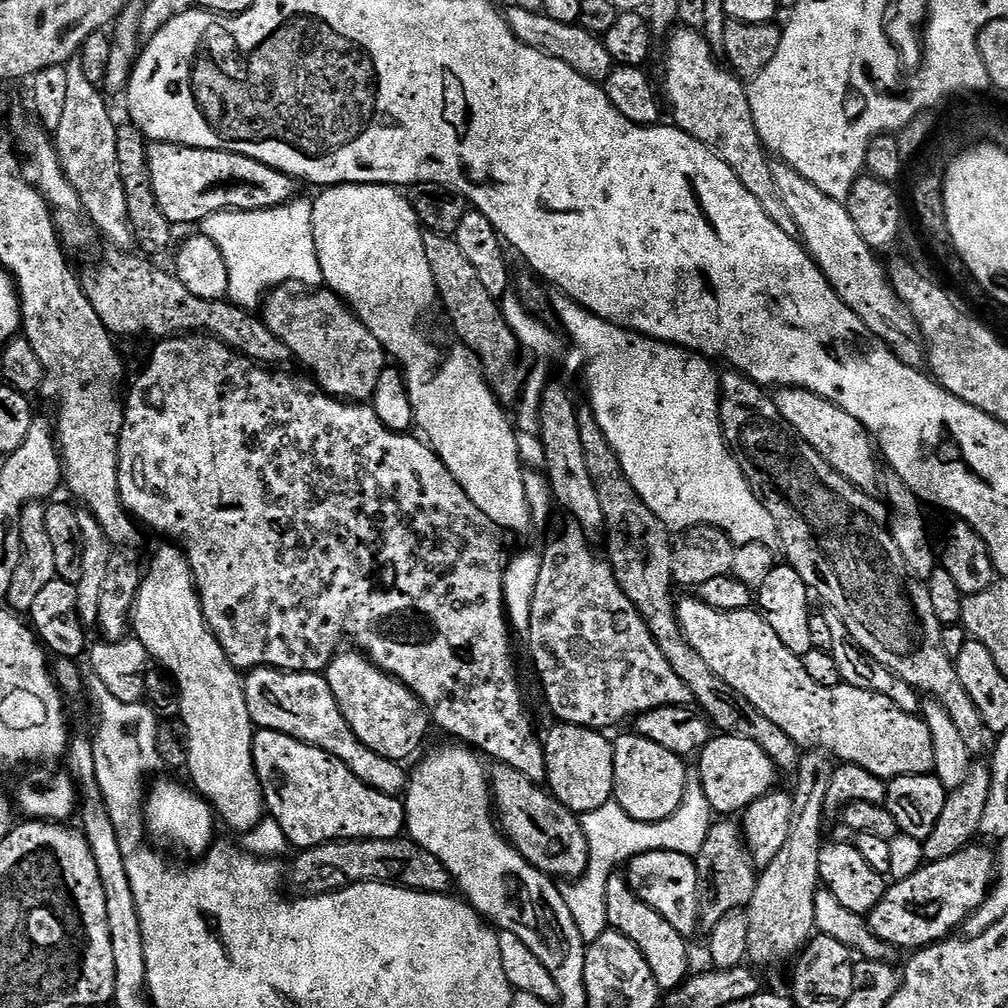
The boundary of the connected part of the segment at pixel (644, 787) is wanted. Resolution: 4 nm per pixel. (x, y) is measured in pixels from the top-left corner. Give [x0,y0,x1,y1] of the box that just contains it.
[614,734,689,822]

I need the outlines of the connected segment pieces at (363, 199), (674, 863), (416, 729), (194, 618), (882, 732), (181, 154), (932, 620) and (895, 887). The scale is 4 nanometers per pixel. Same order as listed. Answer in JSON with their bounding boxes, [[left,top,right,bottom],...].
[[312,184,533,532],[626,852,700,938],[326,651,430,762],[130,542,266,834],[676,598,934,782],[148,143,297,226],[719,370,990,754],[867,842,997,950]]

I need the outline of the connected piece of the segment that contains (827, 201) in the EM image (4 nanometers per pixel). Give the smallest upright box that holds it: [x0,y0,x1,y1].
[773,162,926,369]

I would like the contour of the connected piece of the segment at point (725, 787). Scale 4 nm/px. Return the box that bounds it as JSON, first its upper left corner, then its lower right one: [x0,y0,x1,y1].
[698,734,778,813]

